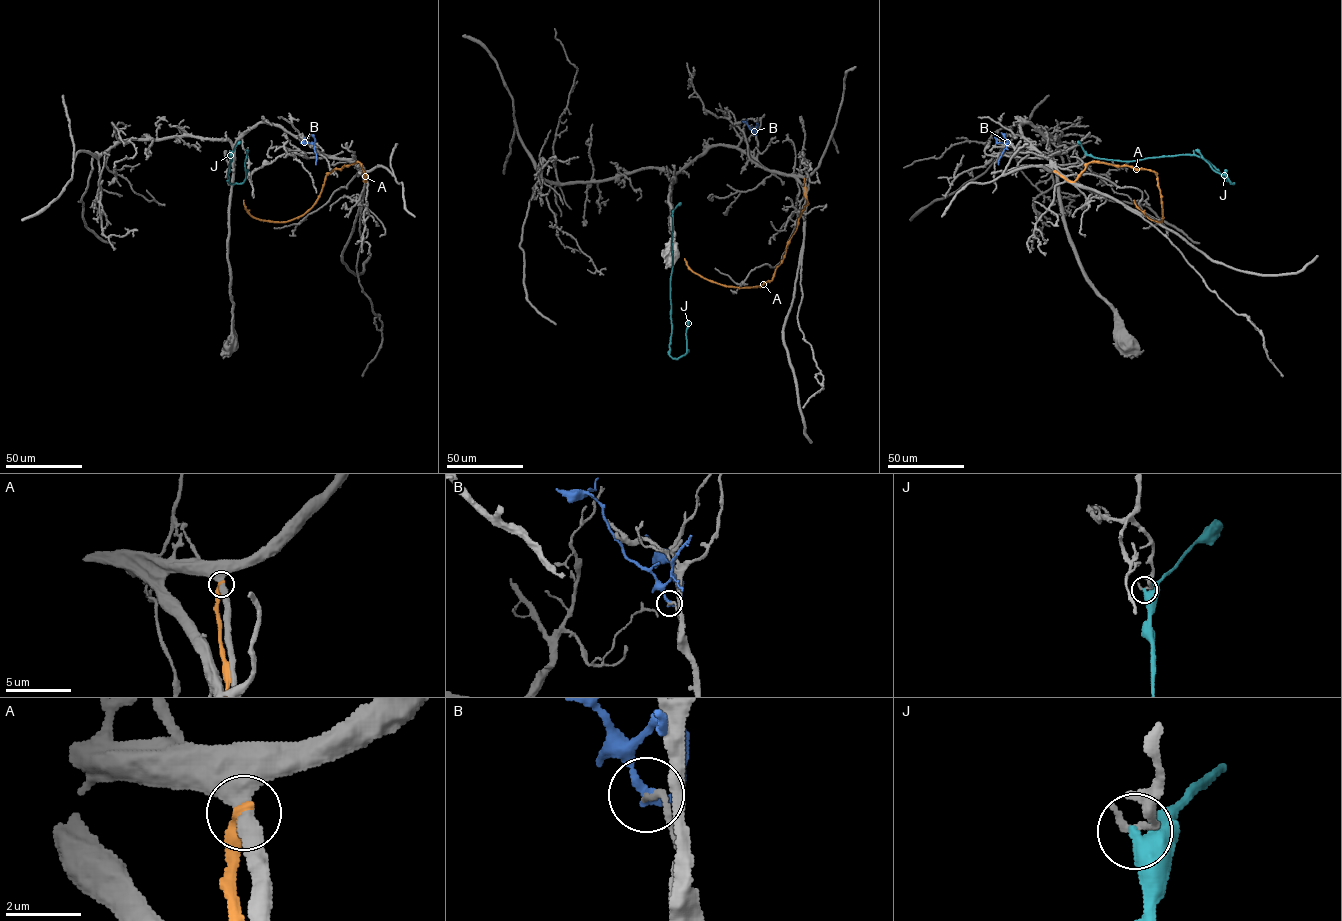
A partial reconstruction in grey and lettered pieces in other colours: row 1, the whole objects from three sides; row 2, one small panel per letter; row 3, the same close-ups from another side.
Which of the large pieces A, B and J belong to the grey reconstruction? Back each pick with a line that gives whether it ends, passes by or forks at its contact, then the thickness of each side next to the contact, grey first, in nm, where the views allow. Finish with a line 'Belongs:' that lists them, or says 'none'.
Belongs: none

